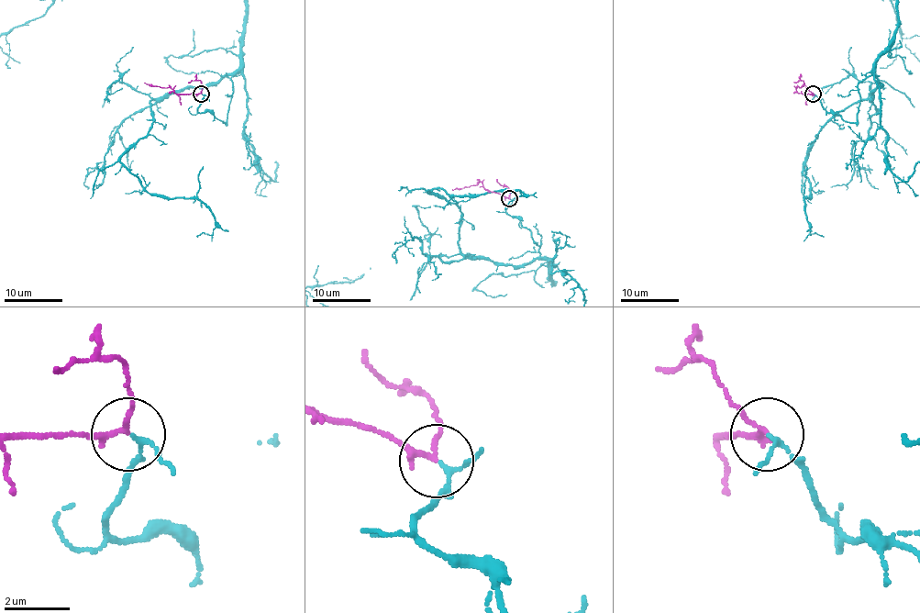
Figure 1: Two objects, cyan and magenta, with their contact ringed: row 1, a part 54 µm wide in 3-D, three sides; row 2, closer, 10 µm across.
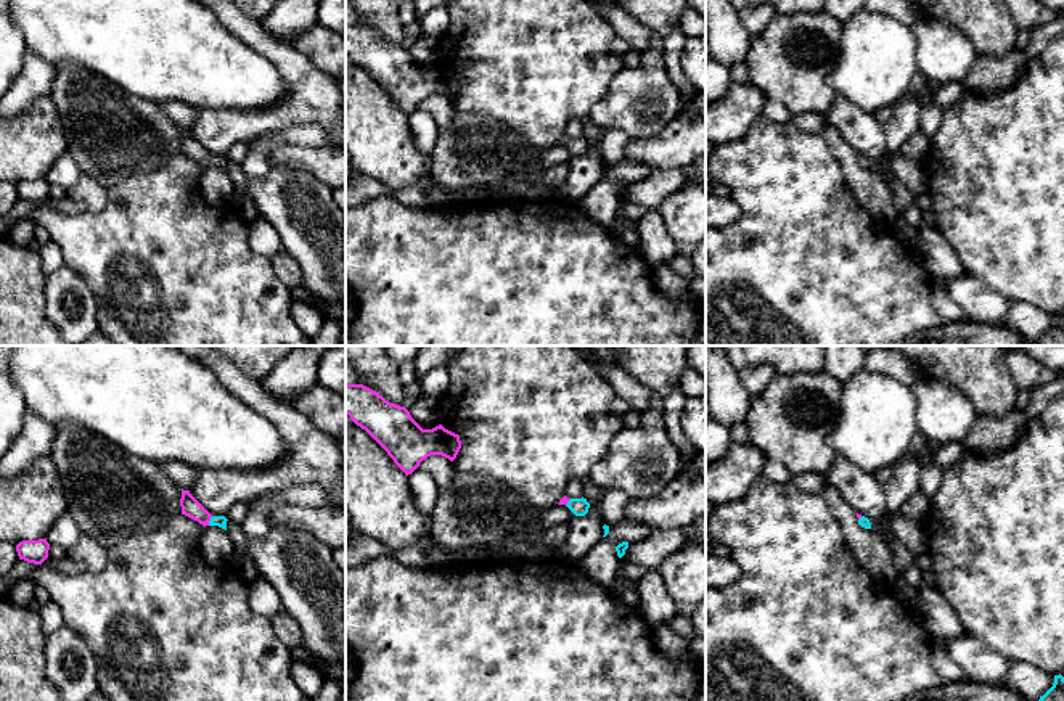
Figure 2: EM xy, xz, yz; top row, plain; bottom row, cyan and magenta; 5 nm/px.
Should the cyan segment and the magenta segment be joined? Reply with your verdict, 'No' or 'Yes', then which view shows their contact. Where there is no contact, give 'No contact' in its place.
Yes. Touches cyan in xy

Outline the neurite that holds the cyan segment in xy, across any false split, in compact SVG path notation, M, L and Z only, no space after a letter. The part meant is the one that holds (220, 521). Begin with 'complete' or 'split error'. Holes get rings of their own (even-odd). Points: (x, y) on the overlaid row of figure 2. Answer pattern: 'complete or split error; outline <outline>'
split error; outline M182 489L180 498L182 514L198 521L206 526L219 526L227 531L227 518L225 516L212 516L191 494L190 490Z

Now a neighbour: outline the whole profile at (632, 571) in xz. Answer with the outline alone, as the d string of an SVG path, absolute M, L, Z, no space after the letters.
M686 527L654 531L646 539L628 543L625 555L620 558L620 571L627 584L636 584L638 579L657 571L664 560L690 542Z

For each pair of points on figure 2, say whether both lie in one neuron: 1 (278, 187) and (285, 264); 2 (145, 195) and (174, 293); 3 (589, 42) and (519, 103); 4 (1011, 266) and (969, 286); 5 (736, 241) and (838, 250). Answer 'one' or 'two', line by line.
1: two
2: one
3: one
4: two
5: one

